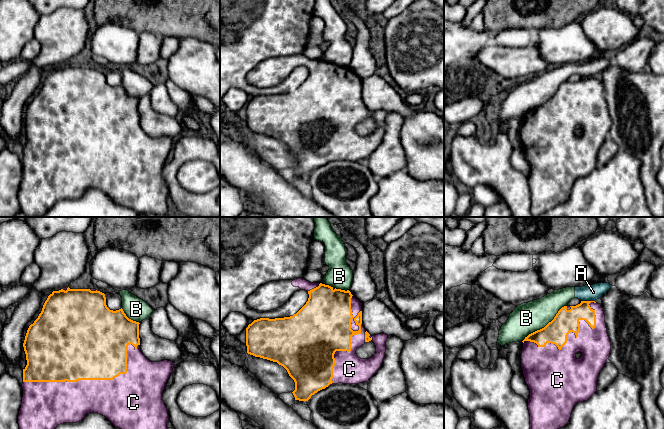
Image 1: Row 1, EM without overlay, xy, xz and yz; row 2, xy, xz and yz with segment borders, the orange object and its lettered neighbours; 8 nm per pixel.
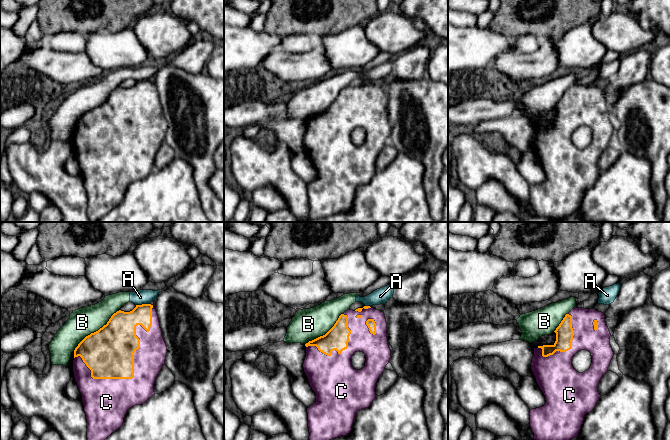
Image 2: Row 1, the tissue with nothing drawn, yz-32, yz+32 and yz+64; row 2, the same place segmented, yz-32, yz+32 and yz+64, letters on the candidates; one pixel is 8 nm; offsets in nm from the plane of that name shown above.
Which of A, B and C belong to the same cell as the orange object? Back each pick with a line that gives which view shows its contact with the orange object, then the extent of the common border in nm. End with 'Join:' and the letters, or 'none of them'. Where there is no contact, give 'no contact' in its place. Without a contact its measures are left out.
C: contact in xy; length 1000 nm
Join: C

